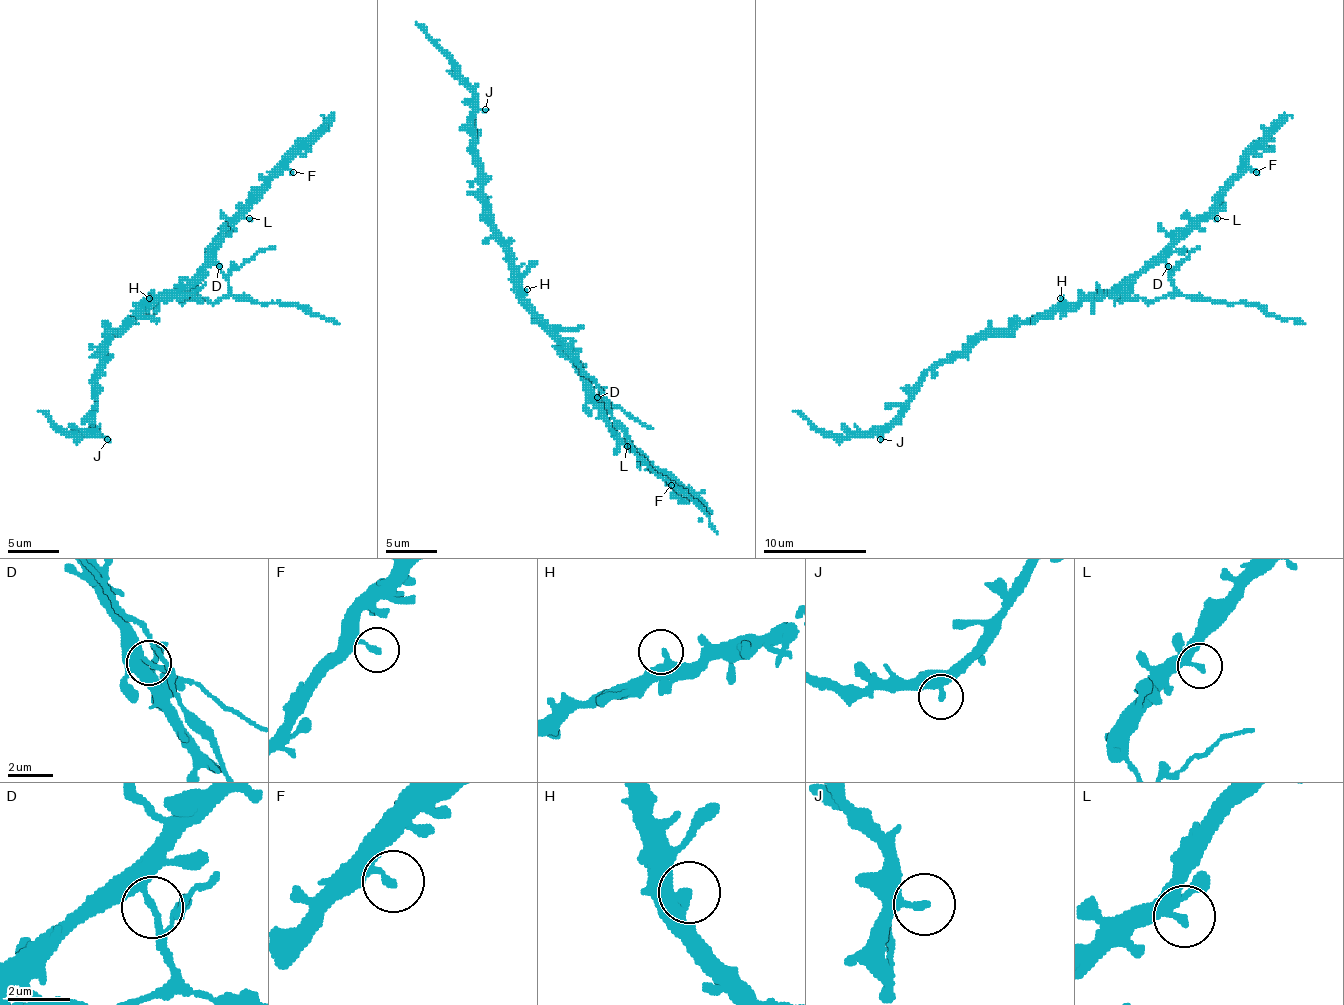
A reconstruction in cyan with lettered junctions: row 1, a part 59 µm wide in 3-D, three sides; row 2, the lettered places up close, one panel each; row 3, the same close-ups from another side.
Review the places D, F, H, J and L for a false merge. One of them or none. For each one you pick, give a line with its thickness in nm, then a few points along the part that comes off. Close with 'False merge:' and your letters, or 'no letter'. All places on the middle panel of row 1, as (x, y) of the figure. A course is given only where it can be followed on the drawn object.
D: calibre 190 nm; course (596, 397), (601, 397), (630, 446), (702, 511), (717, 534)
False merge: D

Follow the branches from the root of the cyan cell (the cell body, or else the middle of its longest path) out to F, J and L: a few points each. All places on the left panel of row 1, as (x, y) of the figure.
F: (146, 311), (156, 300), (179, 293), (208, 264), (208, 254), (221, 233), (244, 208), (285, 169), (293, 172)
J: (146, 311), (118, 331), (105, 349), (105, 365), (97, 378), (95, 426), (107, 439)
L: (146, 311), (156, 300), (179, 293), (208, 264), (208, 254), (228, 231), (241, 218), (249, 218)

